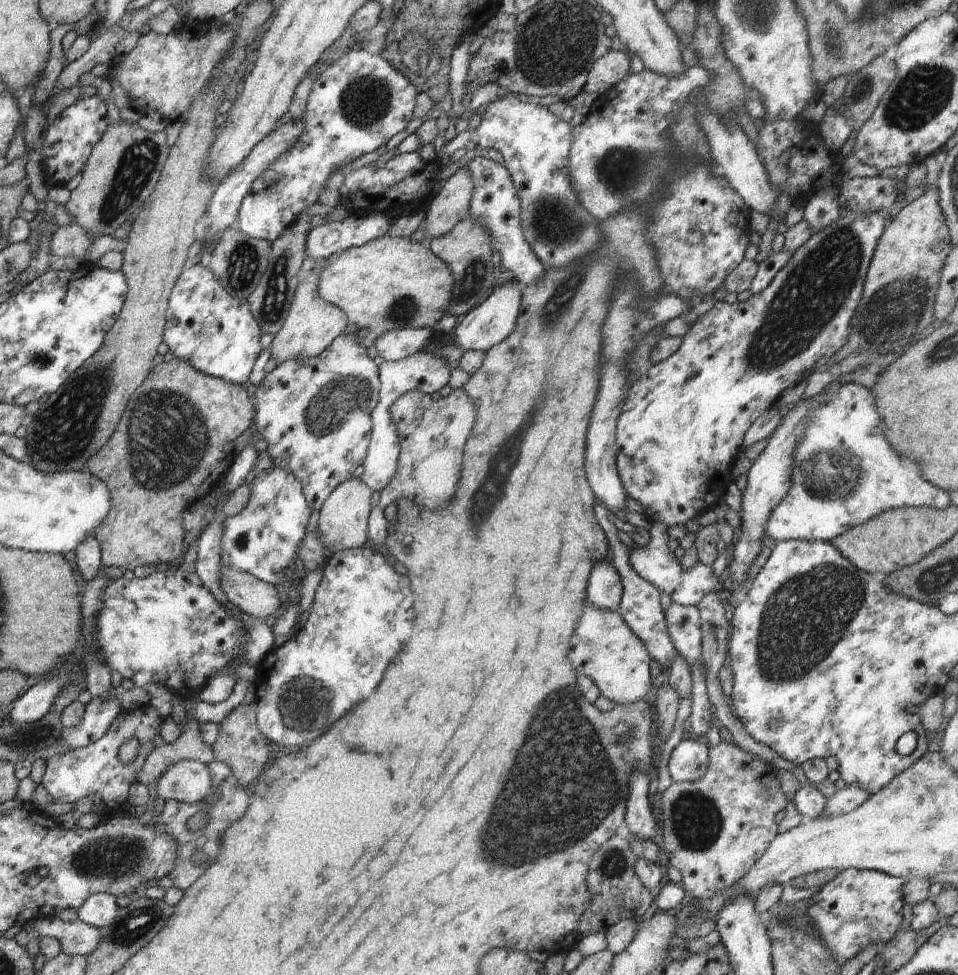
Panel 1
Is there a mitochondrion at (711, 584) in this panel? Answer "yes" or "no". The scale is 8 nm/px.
no

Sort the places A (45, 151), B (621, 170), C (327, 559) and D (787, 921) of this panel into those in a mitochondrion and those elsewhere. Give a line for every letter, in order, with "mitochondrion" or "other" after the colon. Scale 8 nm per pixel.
A: other
B: mitochondrion
C: other
D: mitochondrion

